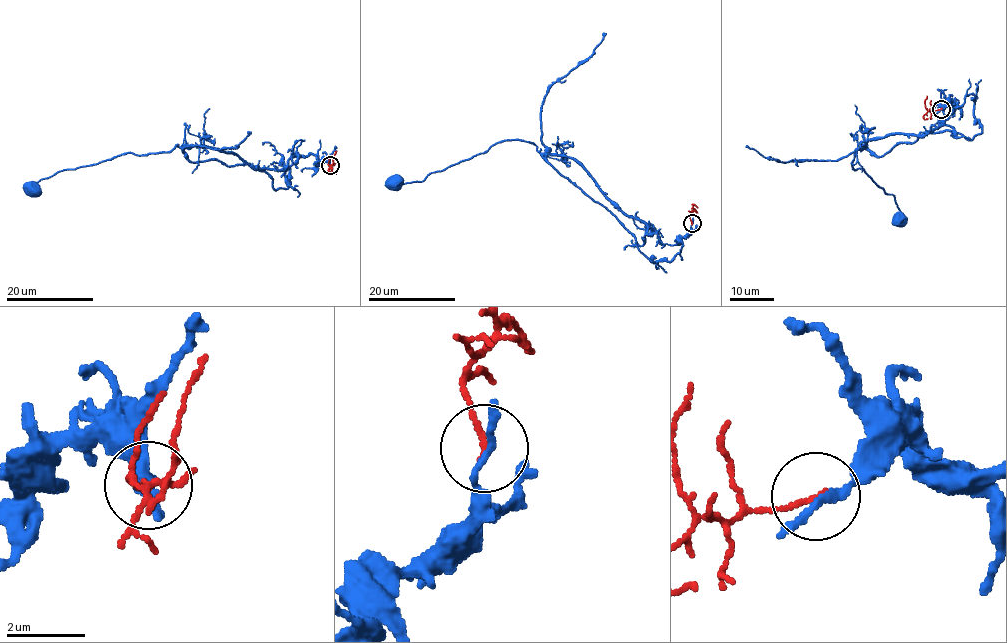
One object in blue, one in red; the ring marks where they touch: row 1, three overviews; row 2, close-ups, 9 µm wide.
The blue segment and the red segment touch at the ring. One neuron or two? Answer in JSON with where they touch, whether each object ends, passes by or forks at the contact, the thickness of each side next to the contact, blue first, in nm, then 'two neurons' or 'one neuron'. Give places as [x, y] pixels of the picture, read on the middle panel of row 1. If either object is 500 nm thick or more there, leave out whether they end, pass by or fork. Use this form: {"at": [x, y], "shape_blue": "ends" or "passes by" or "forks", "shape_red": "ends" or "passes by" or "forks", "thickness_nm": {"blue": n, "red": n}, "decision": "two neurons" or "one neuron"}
{"at": [692, 223], "shape_blue": "passes by", "shape_red": "ends", "thickness_nm": {"blue": 160, "red": 130}, "decision": "two neurons"}

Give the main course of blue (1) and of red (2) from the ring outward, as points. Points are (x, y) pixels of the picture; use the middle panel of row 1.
1: (692, 223), (672, 260), (648, 259), (635, 236), (527, 141), (496, 142), (423, 180), (396, 183)
2: (691, 223), (689, 214), (693, 208), (697, 212)

